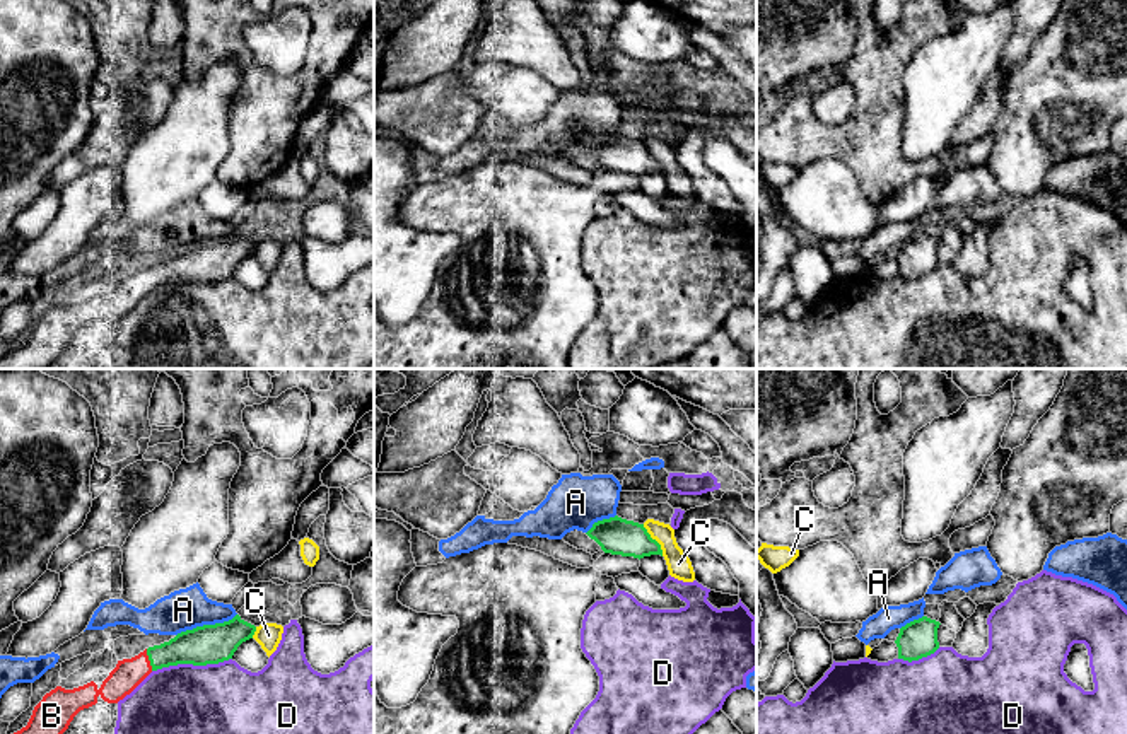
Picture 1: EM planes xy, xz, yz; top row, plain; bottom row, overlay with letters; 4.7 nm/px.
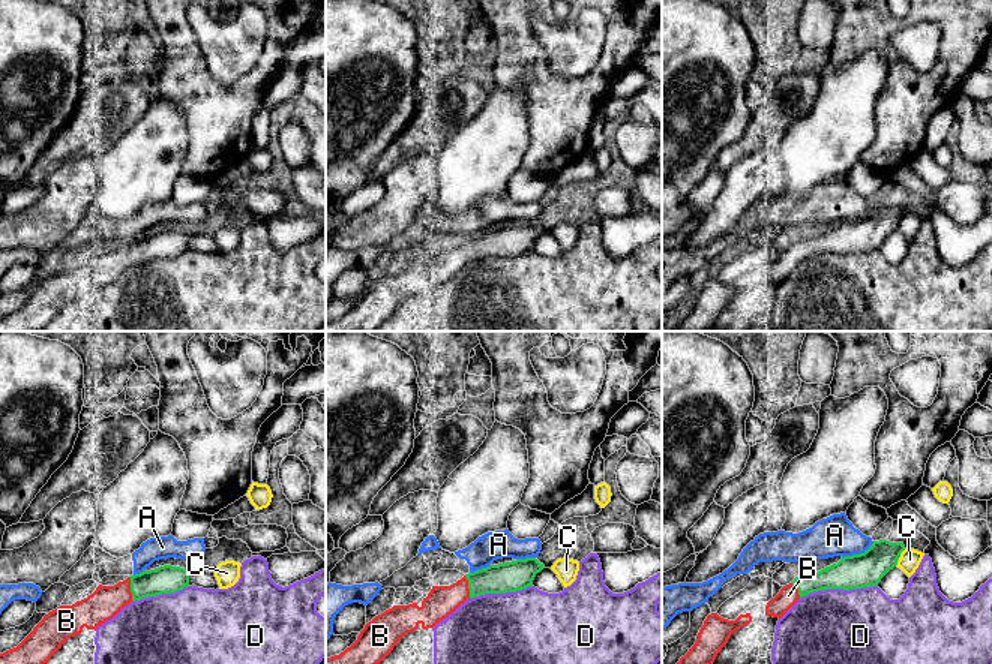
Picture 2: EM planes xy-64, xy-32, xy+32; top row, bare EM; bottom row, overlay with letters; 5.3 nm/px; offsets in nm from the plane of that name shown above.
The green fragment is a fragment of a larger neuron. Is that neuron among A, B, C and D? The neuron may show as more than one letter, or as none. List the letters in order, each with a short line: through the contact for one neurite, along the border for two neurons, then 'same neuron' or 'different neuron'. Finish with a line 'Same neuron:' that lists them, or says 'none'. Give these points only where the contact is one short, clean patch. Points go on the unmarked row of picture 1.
A: different neuron
B: xy (200, 263), (149, 277), (128, 291) | same neuron
C: different neuron
D: different neuron
Same neuron: B

